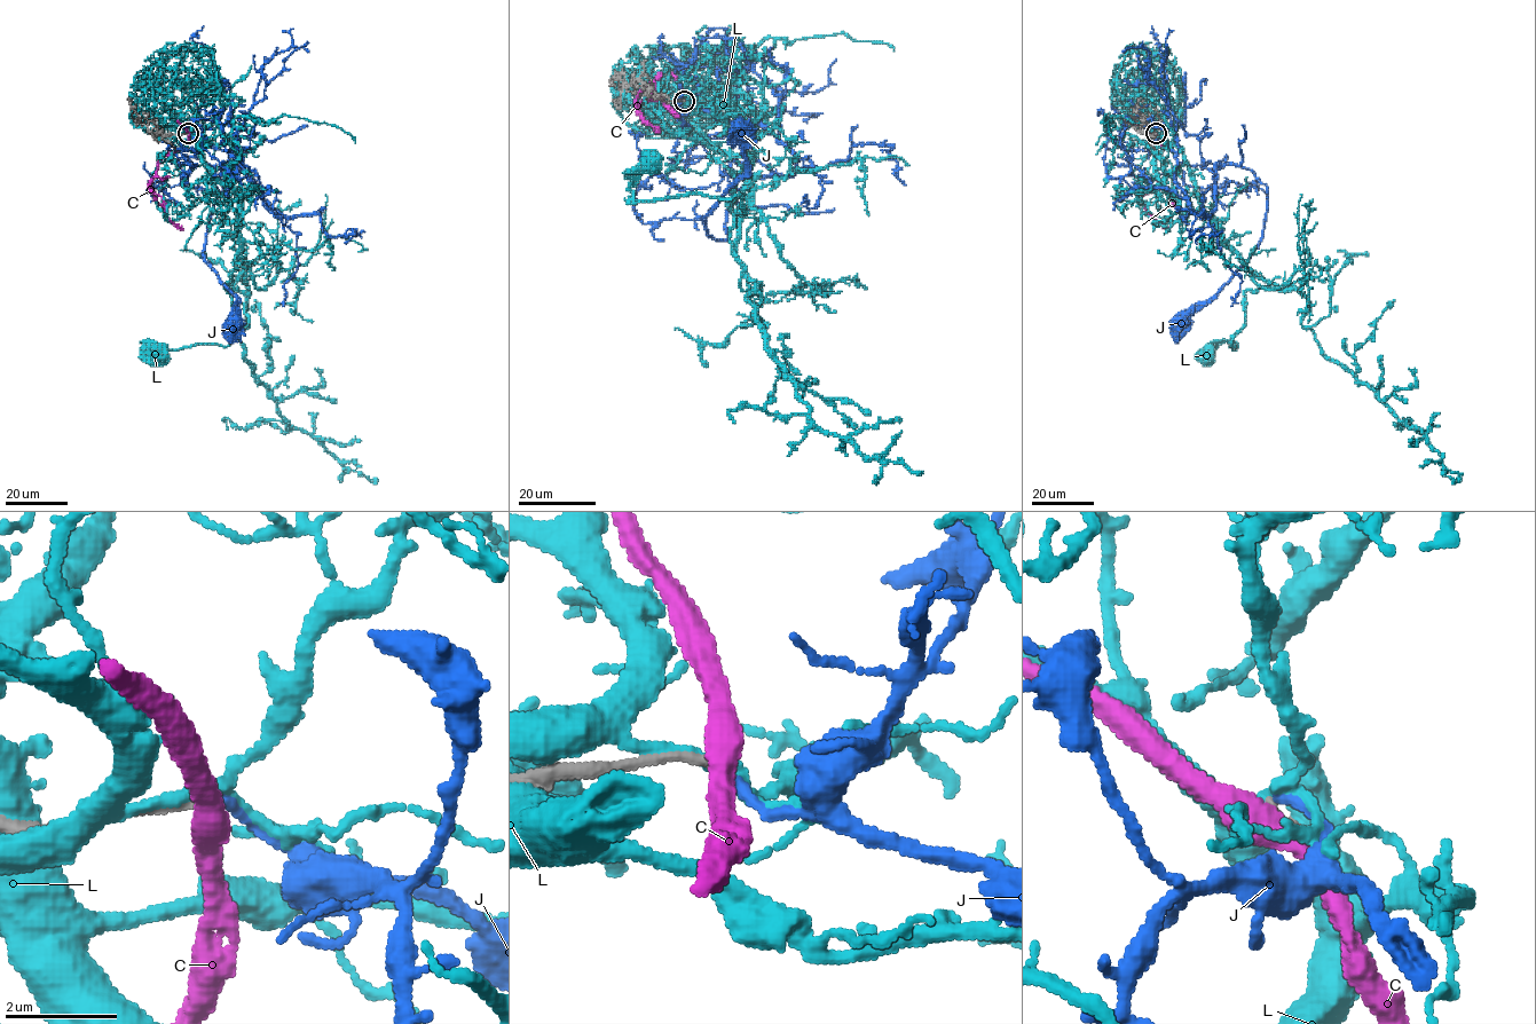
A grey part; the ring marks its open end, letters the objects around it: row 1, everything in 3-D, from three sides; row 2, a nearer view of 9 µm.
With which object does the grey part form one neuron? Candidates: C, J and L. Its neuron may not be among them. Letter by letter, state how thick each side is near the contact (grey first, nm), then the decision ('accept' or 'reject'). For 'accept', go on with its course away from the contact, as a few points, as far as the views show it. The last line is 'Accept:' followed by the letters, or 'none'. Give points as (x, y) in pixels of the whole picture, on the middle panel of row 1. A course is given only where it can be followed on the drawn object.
C: calibres 170 and 480 nm; reject
J: calibres 160 and 180 nm; reject
L: calibres 200 and 220 nm; reject
Accept: none

